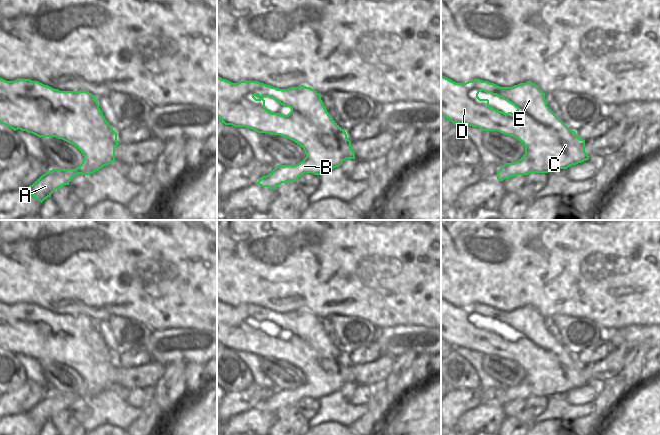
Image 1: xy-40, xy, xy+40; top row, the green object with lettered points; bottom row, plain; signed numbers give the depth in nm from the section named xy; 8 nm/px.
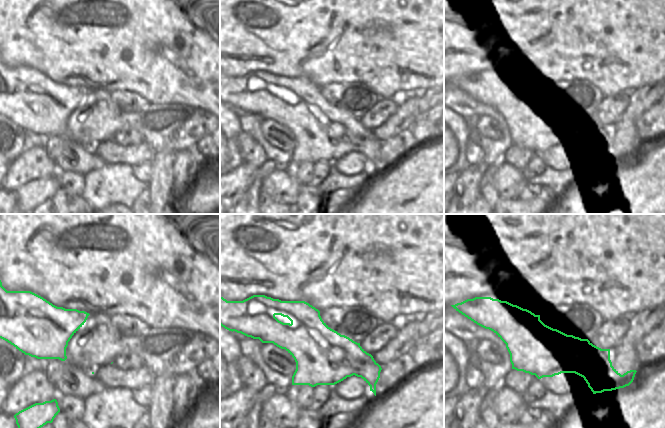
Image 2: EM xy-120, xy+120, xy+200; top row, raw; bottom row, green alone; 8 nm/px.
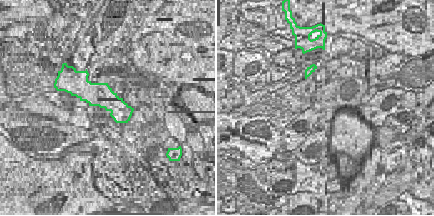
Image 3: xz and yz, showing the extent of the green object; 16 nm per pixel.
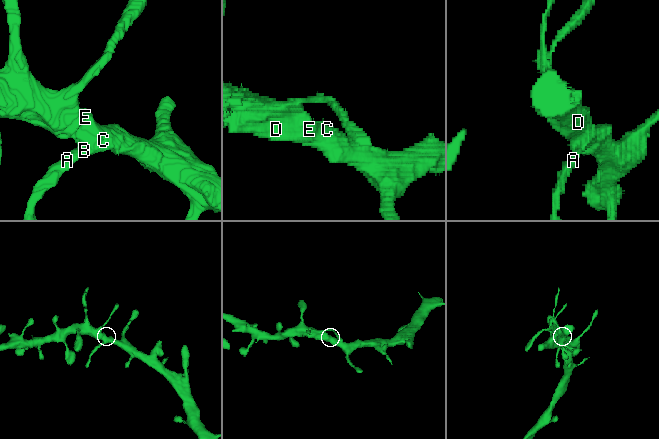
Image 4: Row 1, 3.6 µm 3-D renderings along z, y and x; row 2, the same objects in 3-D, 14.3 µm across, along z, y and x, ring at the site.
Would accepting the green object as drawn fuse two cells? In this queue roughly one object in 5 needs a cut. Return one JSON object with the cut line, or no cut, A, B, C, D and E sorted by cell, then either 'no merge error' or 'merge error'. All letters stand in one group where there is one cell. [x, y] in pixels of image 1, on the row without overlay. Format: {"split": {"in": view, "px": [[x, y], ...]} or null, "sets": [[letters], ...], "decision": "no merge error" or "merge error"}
{"split": null, "sets": [["A", "B", "C", "D", "E"]], "decision": "no merge error"}

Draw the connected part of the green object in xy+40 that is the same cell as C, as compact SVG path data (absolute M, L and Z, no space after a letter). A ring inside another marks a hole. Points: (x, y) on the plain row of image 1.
M441 299L441 339L452 347L464 347L472 351L478 351L483 355L498 355L504 359L510 359L518 363L525 370L525 378L514 387L505 387L497 396L497 403L503 405L516 399L528 399L530 397L548 397L556 393L567 393L572 389L582 387L589 383L585 376L585 364L580 363L575 355L572 355L548 330L545 317L534 307L528 305L512 311L500 311L488 305L474 303L466 307L456 307ZM480 315L496 319L512 329L517 334L512 337L504 337L489 330L488 323L480 323Z

